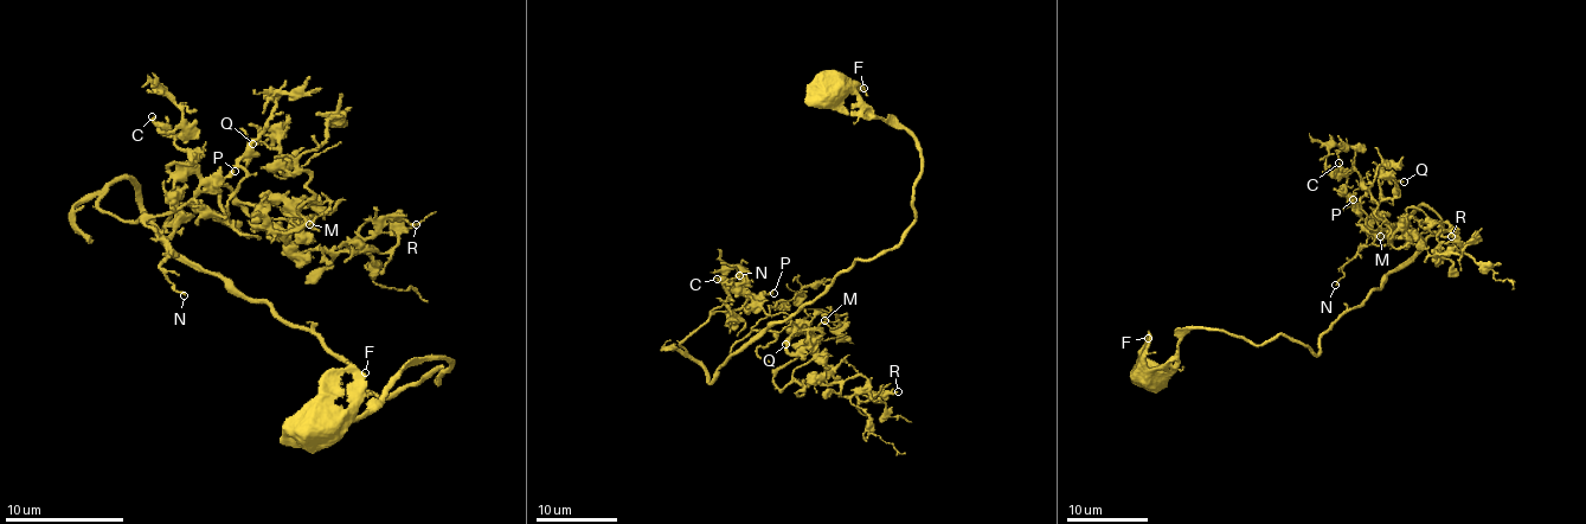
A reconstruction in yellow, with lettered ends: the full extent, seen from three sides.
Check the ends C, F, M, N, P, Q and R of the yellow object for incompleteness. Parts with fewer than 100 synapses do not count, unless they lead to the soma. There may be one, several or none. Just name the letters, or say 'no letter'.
no letter

